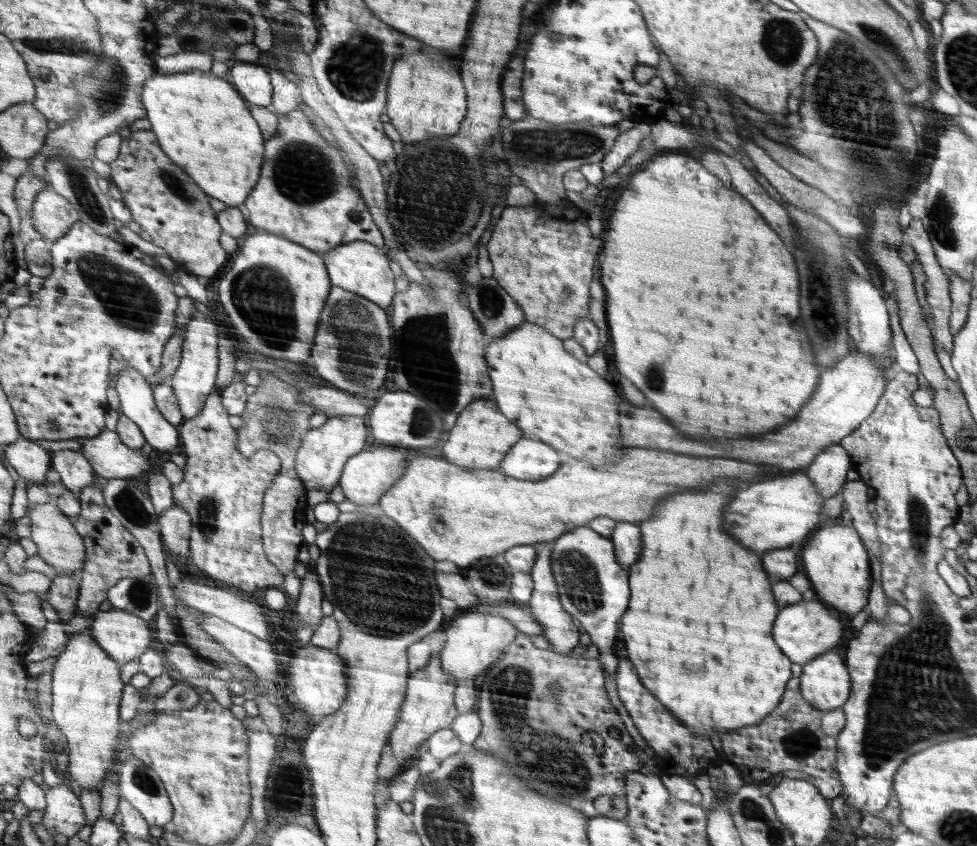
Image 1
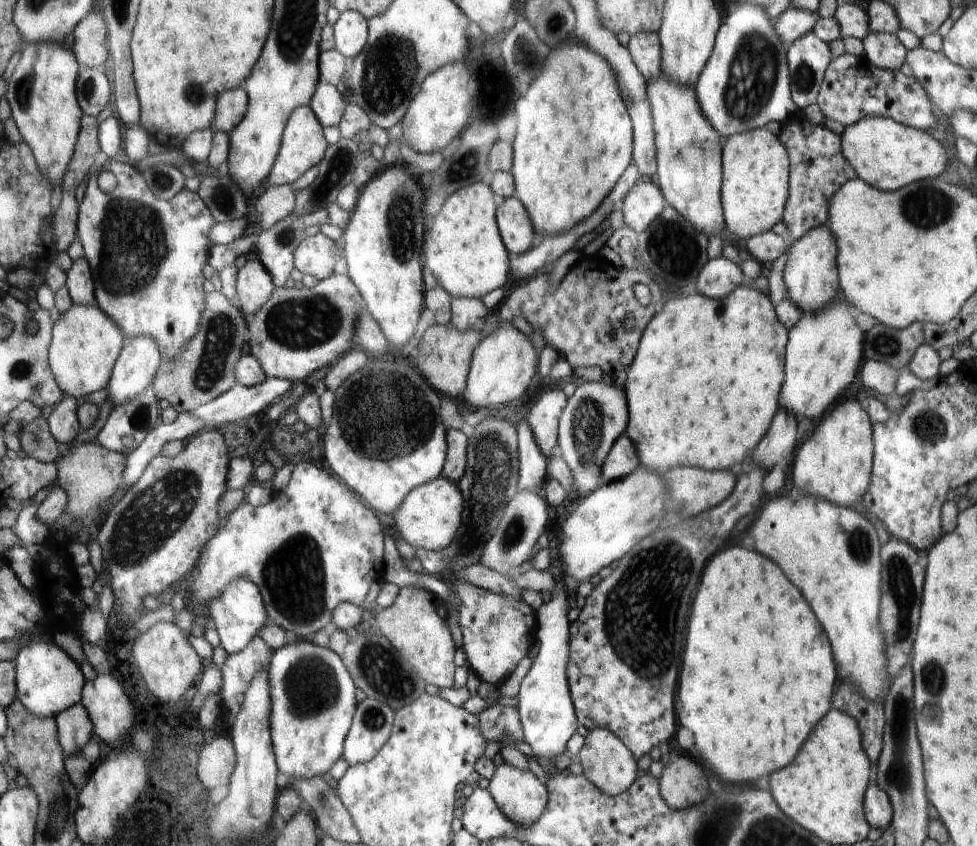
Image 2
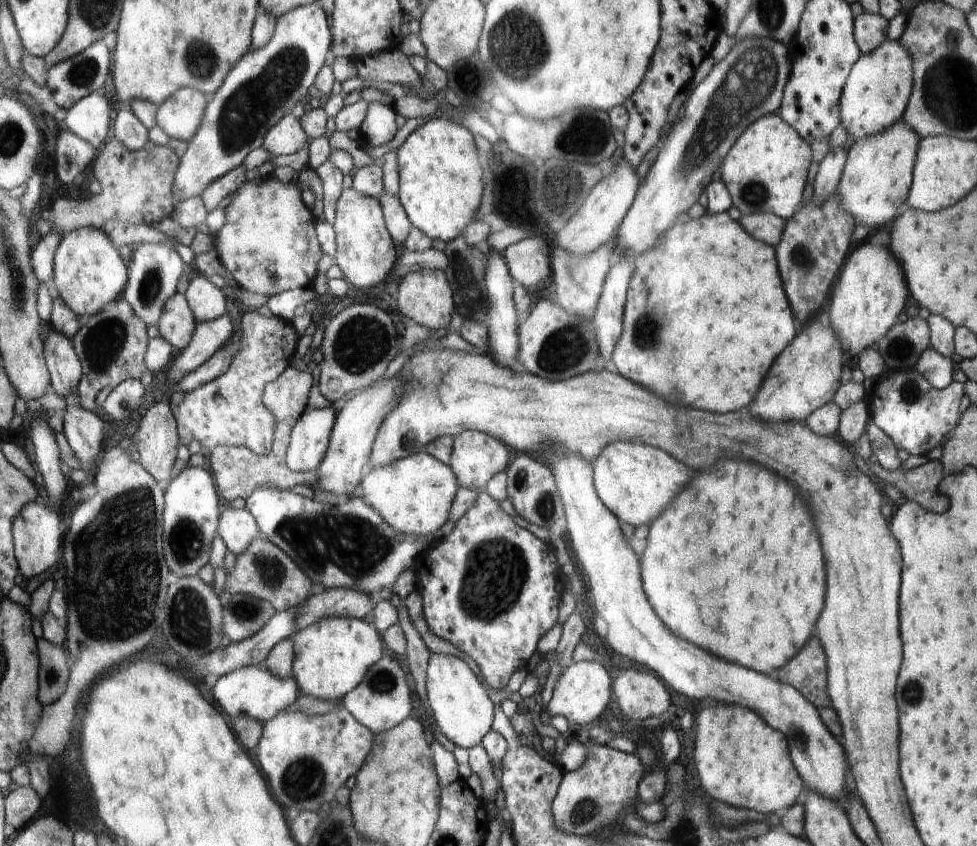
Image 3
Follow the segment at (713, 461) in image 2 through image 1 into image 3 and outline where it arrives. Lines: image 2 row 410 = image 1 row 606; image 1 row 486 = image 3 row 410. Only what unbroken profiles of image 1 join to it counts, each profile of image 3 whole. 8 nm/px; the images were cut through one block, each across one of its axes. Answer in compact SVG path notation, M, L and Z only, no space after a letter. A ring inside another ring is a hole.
M706 212L706 216L702 216L702 218L690 220L686 224L678 222L666 229L664 236L654 247L654 250L638 255L632 263L634 270L625 298L626 308L623 310L622 336L617 340L611 356L616 370L627 379L654 392L656 396L660 394L664 400L668 398L669 403L680 404L680 406L696 406L696 408L712 410L712 412L732 412L732 410L740 410L742 406L748 406L754 400L754 394L758 392L758 388L760 388L764 376L768 374L772 362L776 360L776 356L796 336L794 316L792 316L790 304L788 304L784 288L782 288L774 248L754 240L752 236L748 236L748 232L738 222L734 226L734 220L728 213L716 213L714 216L710 216Z

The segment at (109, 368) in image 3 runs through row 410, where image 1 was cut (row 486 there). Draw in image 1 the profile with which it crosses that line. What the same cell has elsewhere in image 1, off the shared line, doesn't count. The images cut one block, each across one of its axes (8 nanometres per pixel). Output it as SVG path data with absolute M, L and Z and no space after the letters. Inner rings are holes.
M93 484L85 488L80 497L83 511L75 525L87 544L88 560L83 570L79 612L95 618L101 612L100 606L109 599L111 588L130 576L150 576L153 574L153 566L144 545L108 506L104 488Z

